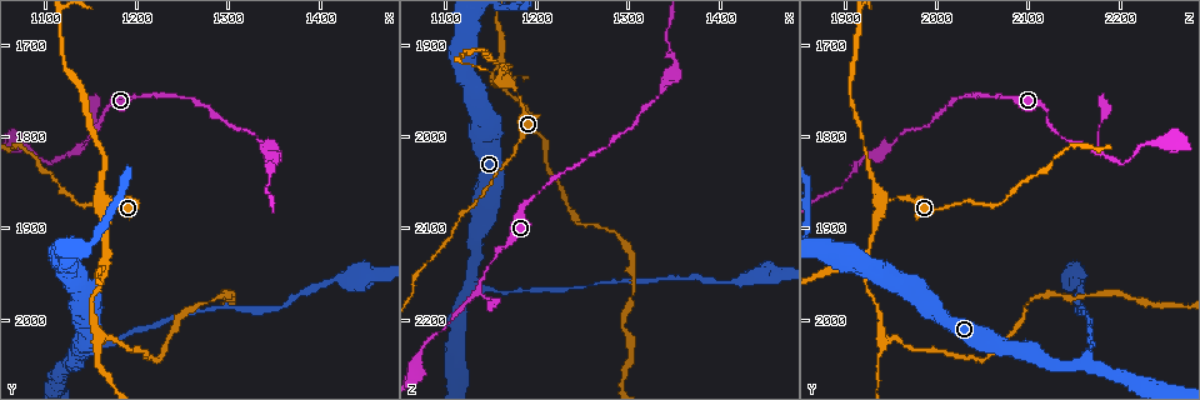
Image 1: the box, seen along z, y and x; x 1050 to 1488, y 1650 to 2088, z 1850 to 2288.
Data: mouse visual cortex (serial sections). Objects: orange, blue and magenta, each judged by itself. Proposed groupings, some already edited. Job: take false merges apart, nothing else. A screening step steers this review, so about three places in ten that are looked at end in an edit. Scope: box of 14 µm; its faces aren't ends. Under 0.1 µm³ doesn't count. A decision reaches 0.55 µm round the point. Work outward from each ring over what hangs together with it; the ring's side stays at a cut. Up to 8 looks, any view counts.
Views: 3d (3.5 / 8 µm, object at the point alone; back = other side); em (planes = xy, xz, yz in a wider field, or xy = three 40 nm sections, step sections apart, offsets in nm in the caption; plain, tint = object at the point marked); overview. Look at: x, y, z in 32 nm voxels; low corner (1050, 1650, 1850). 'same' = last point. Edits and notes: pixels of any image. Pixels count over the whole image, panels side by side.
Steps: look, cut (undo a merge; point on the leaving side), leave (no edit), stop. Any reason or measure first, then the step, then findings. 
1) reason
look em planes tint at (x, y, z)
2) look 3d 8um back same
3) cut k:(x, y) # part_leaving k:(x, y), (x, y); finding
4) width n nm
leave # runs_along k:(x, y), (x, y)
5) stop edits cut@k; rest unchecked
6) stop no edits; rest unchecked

three arms meet
look 3d 3.5um at (1170, 1870, 1940)

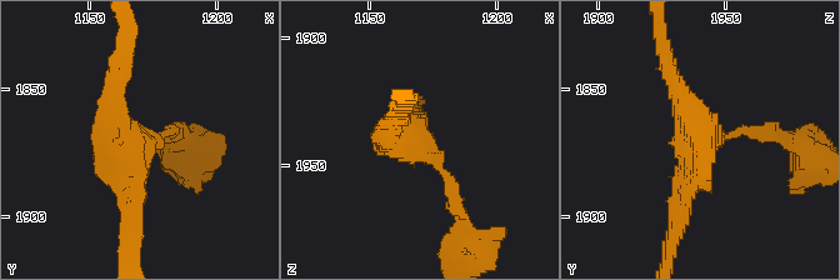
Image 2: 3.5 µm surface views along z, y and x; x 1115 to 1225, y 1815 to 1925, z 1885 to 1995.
arms 3; arm_widths 200, 300, 300 nm
look em xy step 1 tint at (1168, 1873, 1940)

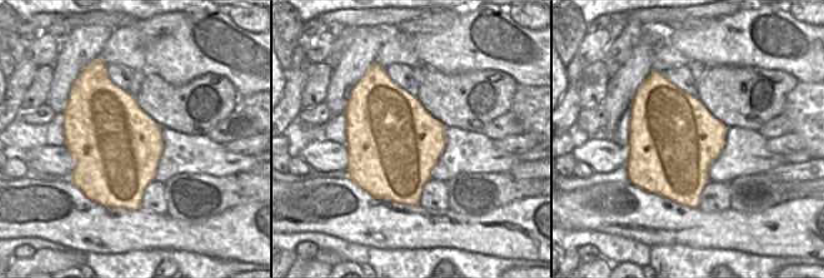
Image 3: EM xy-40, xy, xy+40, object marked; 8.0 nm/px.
look em planes tint same

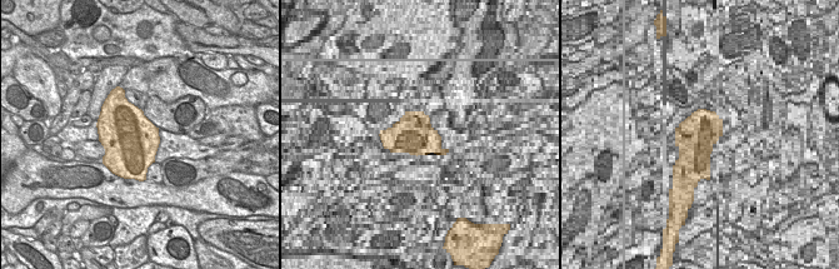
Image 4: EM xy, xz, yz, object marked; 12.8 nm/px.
leave # runs_along 2:(765, 131), (704, 143), (679, 228); all the same cell

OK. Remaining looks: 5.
look 3d 8um at (1160, 1945, 1925)

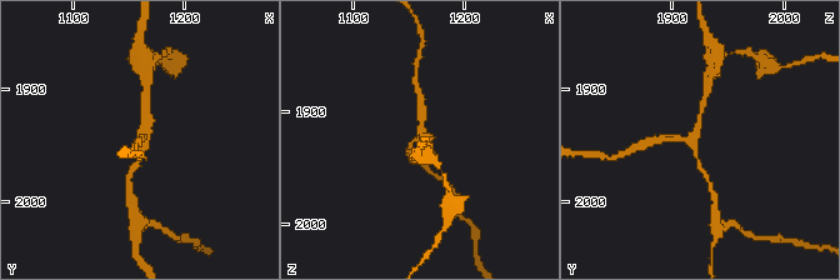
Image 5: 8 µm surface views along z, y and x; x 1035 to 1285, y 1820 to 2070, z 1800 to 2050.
shape alone is not enough
look em xy step 3 tint at (1162, 1942, 1920)

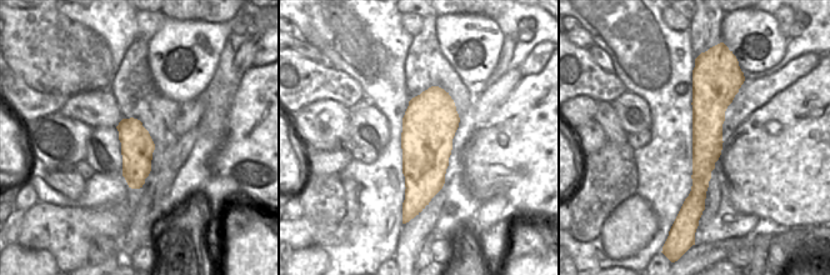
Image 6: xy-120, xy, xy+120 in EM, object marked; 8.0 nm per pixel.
leave # one cell here

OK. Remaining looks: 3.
three arms meet
look 3d 3.5um at (1160, 2020, 1940)

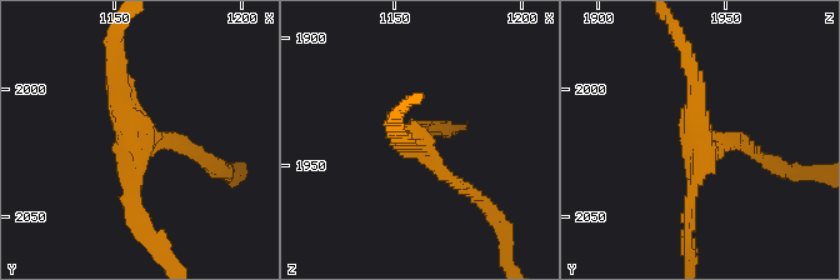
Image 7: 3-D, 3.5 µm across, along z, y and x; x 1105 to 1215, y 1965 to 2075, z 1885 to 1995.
arms 3; arm_widths 150, 200, 250 nm
look em xy step 1 tint at (1159, 2020, 1942)

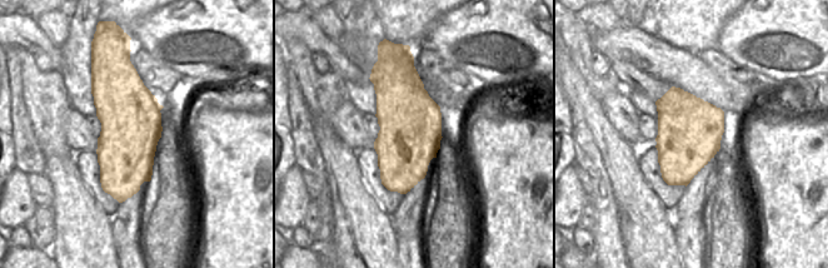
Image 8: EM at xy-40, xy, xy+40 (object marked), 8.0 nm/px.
leave # runs_along 7:(114, 70), (136, 143), (198, 158); all the same cell

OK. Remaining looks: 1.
stop no edits; rest unchecked

